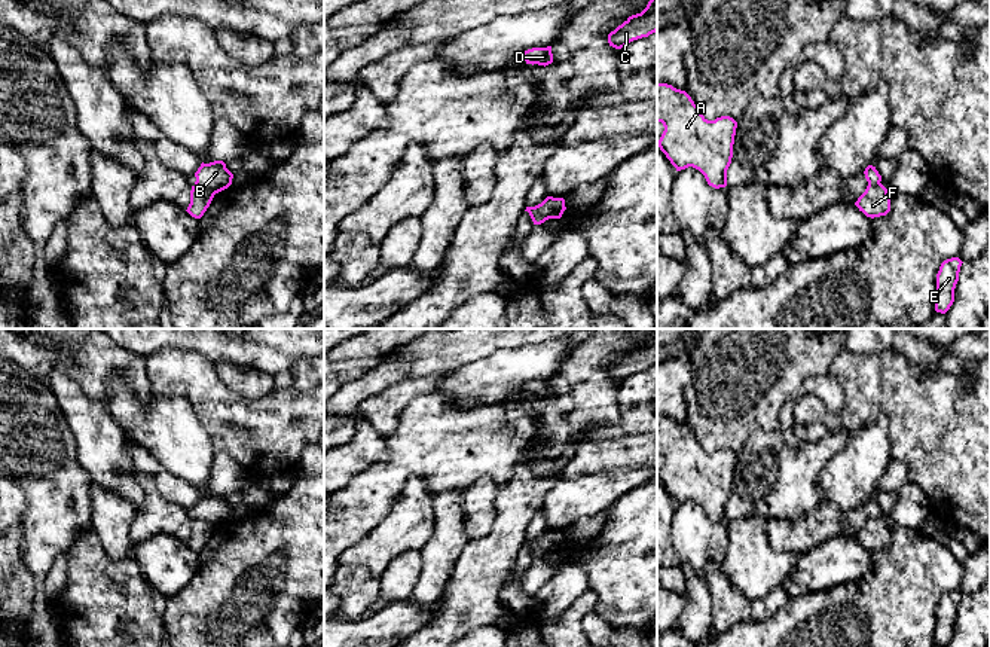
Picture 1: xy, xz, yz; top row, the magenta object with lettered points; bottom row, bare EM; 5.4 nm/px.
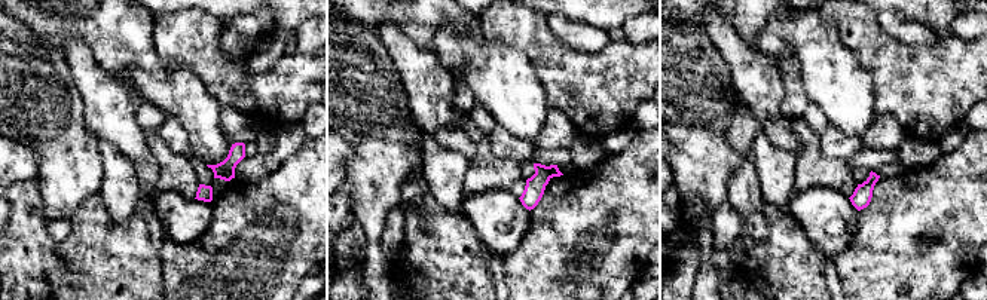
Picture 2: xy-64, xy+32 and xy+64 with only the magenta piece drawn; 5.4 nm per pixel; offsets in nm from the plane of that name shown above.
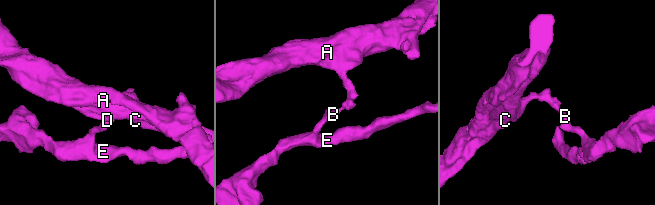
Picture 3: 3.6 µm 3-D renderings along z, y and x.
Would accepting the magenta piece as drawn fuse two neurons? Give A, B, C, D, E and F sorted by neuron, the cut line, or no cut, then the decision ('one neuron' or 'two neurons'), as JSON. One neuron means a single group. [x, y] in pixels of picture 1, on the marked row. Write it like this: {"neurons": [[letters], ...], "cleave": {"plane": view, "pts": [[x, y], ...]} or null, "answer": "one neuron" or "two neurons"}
{"neurons": [["A", "B", "C", "D"], ["E", "F"]], "cleave": {"plane": "xy", "pts": [[195, 183], [207, 186], [214, 194]]}, "answer": "two neurons"}

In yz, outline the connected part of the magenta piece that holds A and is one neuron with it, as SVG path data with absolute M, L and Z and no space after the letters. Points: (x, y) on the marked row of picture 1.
M657 83L659 122L664 126L659 147L676 171L693 167L705 176L709 186L715 189L727 186L727 170L731 164L737 128L737 122L733 118L721 116L715 120L708 120L685 91L667 83Z

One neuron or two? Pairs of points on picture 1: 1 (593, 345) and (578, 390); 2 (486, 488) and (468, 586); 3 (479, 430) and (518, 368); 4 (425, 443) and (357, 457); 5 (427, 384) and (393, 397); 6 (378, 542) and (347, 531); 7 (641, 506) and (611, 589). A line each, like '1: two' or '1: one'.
1: one
2: two
3: two
4: two
5: one
6: two
7: one

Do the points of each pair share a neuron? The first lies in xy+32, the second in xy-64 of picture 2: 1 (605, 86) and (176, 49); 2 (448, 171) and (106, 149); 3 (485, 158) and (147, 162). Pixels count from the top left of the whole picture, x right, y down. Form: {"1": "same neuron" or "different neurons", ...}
{"1": "same neuron", "2": "same neuron", "3": "different neurons"}

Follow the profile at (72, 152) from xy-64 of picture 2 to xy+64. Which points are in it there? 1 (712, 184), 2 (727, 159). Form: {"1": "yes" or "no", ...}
{"1": "yes", "2": "yes"}

